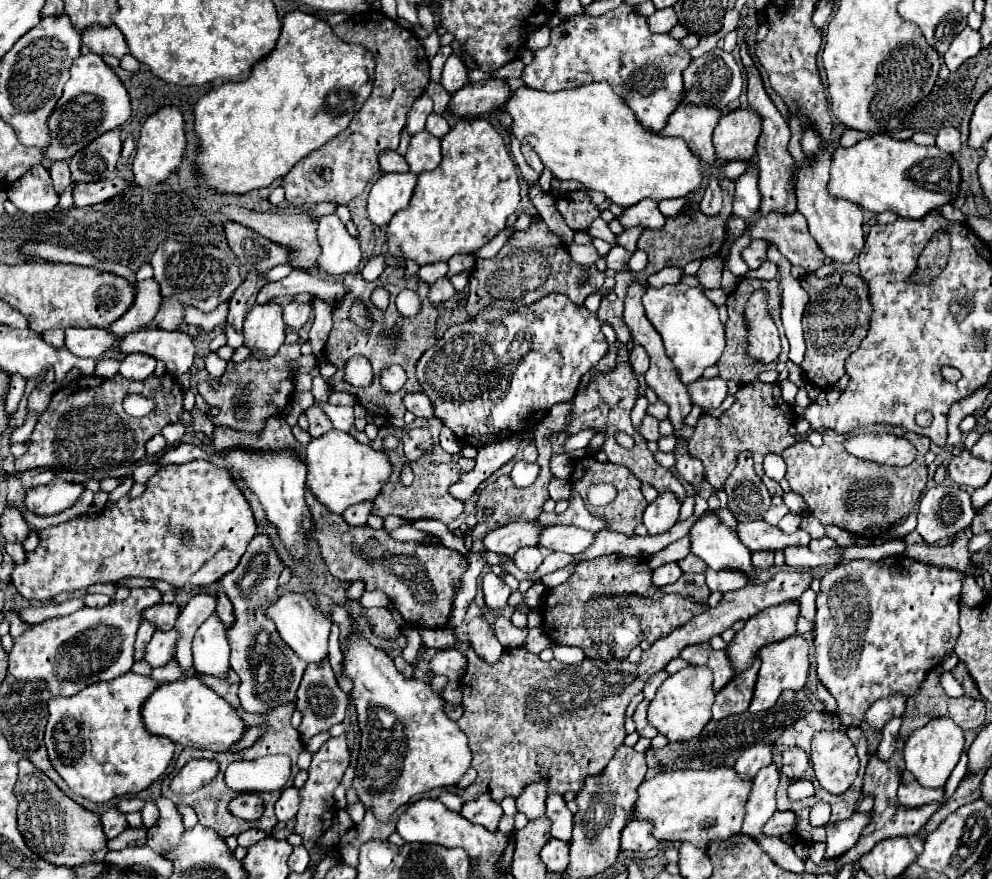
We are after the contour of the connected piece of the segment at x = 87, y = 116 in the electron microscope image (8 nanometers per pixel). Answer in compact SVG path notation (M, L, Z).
M89 52L85 56L79 56L71 66L71 78L65 84L65 92L49 118L53 138L51 146L43 150L45 154L43 166L49 168L55 160L71 158L83 146L91 144L91 140L99 138L109 130L119 128L129 118L131 118L131 100L119 76L103 62L99 54Z

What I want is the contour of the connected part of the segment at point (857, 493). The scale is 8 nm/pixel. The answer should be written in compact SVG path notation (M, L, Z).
M871 424L855 428L853 432L847 434L847 438L871 432L887 432L909 440L917 450L913 464L899 468L855 458L847 454L847 450L843 448L845 436L835 430L823 432L823 444L819 448L811 446L807 440L797 440L793 446L781 452L783 460L787 462L785 478L789 480L791 490L803 496L803 500L809 506L809 512L821 524L823 526L833 524L855 536L867 536L867 538L875 536L875 530L877 532L889 530L891 526L899 524L903 516L913 512L928 481L928 467L924 457L930 447L930 440L927 437L909 432L903 426L891 426L891 424Z

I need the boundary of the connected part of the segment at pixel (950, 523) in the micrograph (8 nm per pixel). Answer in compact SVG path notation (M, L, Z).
M935 486L927 490L919 500L919 512L917 512L917 532L927 544L933 544L941 538L955 536L961 528L969 526L975 516L975 510L971 506L971 498L965 490L953 488L953 486Z

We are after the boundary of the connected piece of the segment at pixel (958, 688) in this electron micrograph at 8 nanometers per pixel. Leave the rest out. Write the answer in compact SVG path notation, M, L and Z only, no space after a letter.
M944 672L940 677L940 682L949 697L960 697L964 694L961 684L951 672Z

